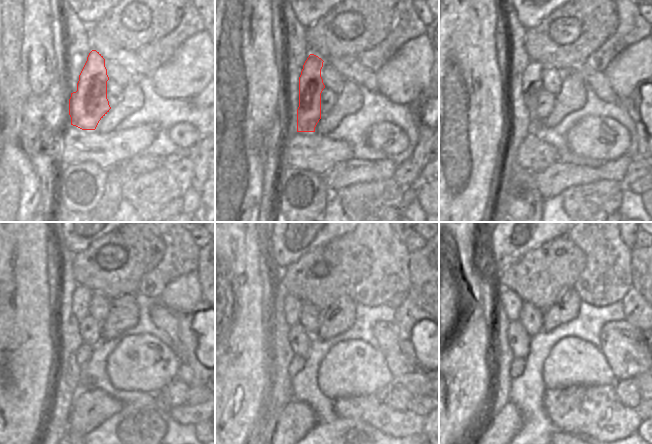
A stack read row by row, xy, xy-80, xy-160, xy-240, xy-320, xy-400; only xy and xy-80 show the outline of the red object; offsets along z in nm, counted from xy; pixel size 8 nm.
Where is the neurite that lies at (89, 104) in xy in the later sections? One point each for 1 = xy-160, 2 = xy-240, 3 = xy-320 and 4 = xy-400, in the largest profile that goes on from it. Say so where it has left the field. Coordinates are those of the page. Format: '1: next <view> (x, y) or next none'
1: next xy-160 (531, 84)
2: next xy-240 (82, 296)
3: next xy-320 (291, 305)
4: next xy-400 (511, 303)

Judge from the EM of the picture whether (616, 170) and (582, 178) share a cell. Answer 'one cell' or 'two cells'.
one cell

